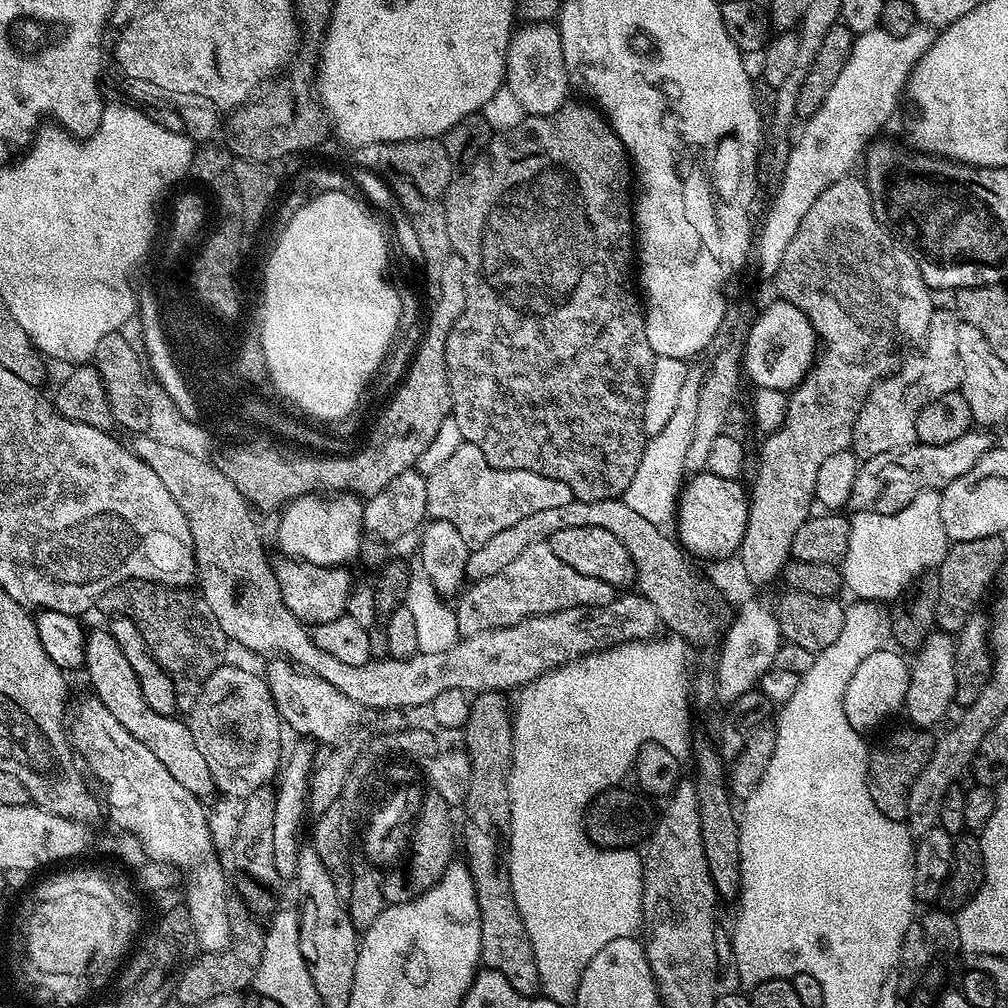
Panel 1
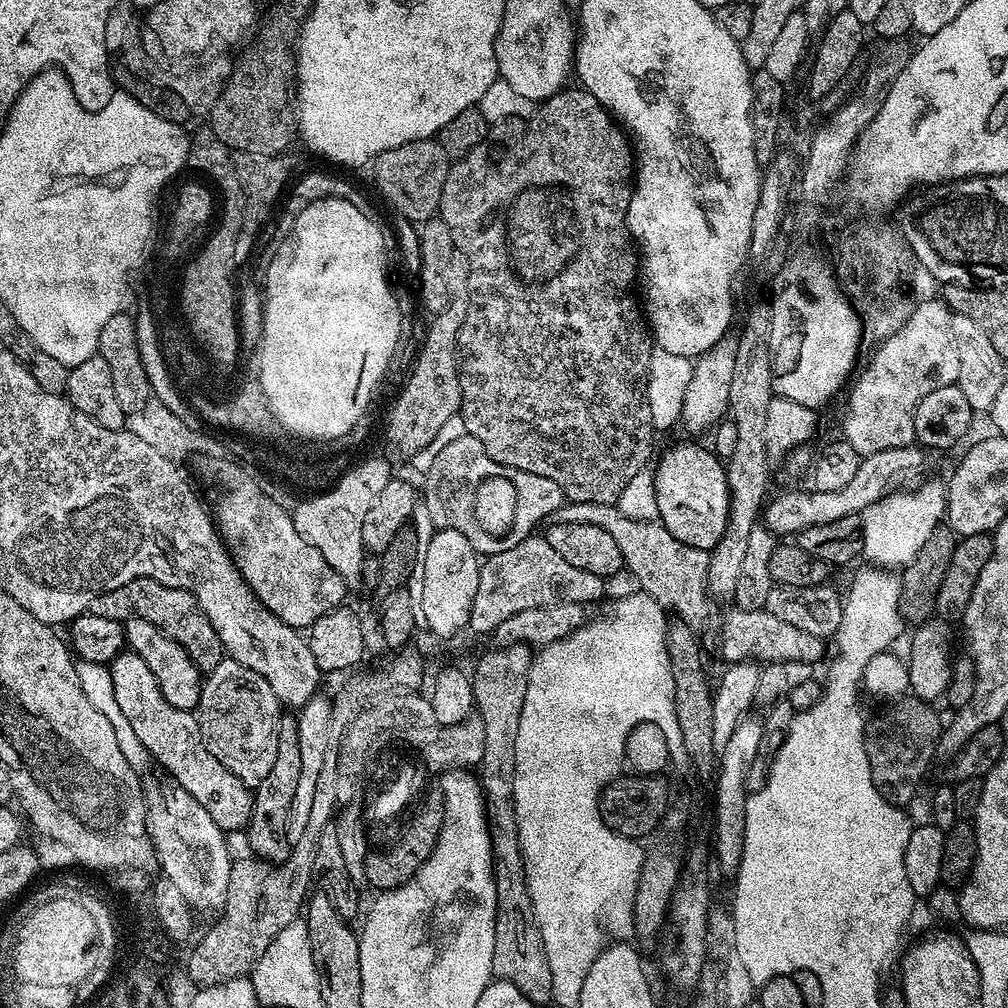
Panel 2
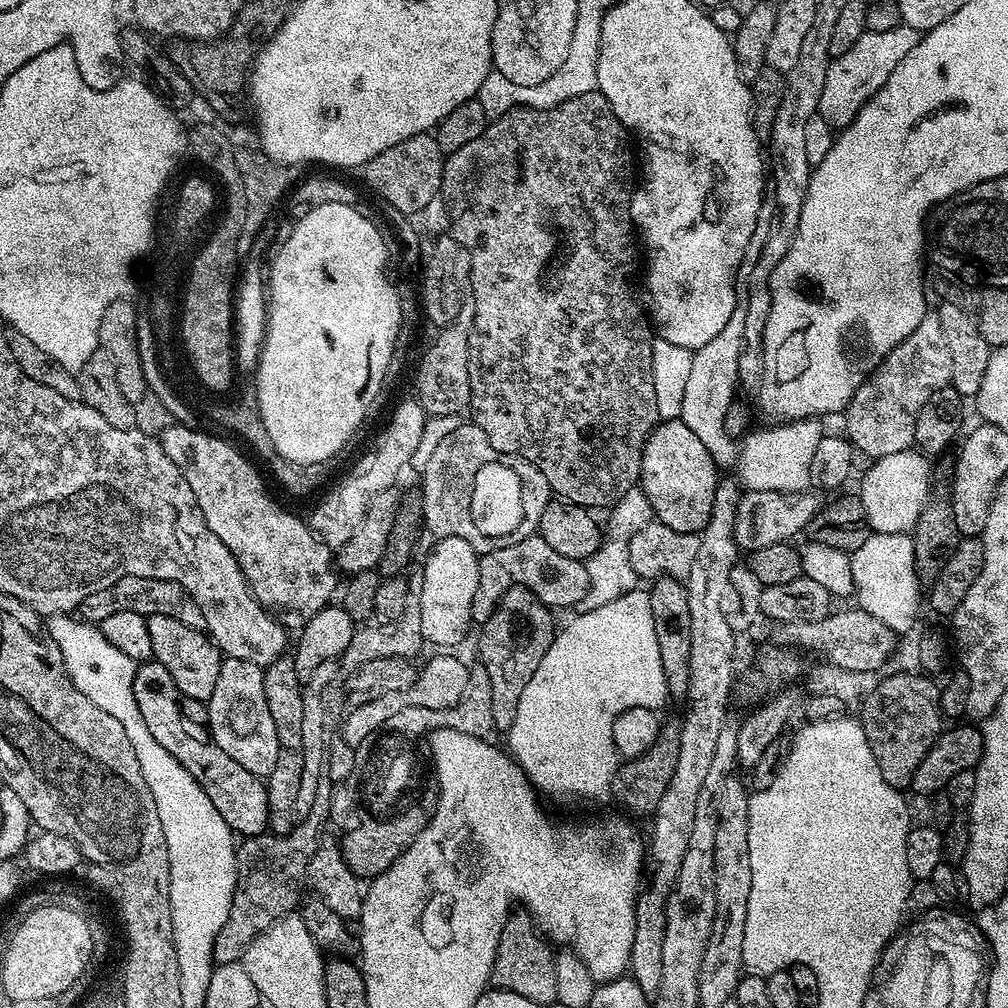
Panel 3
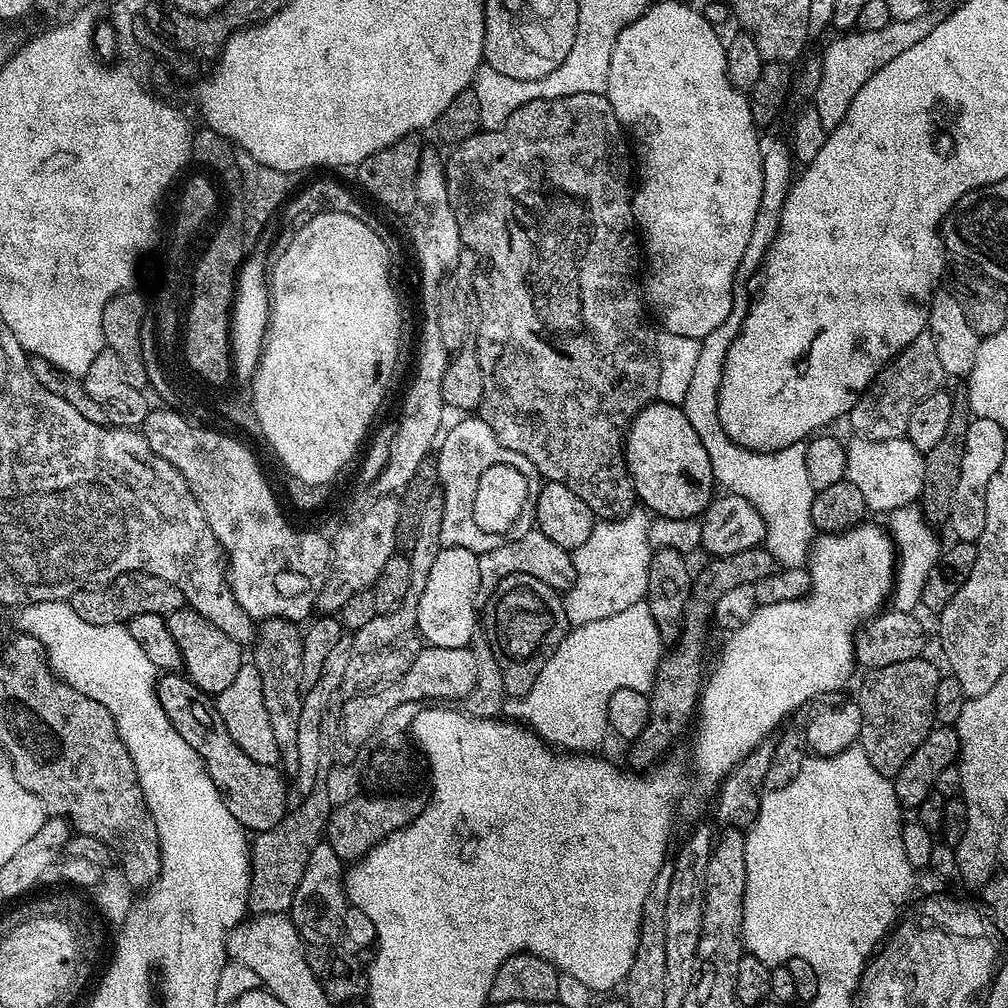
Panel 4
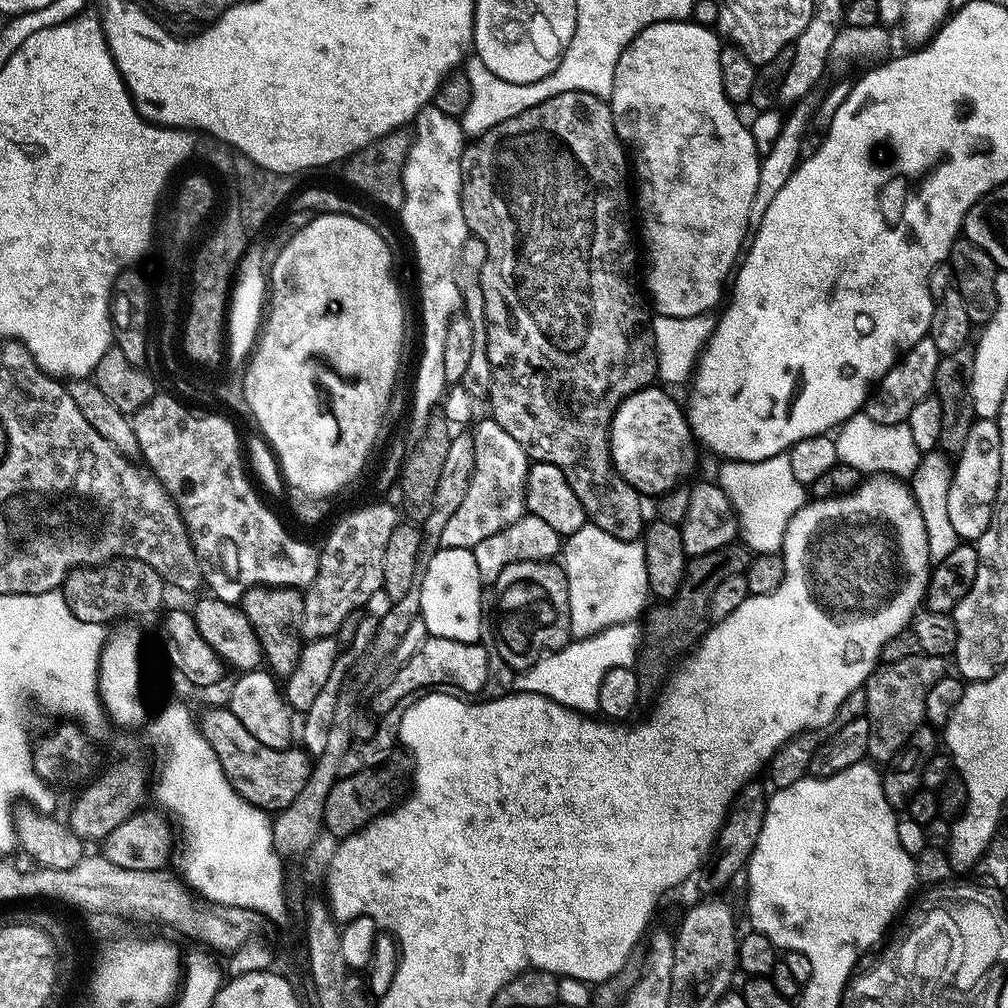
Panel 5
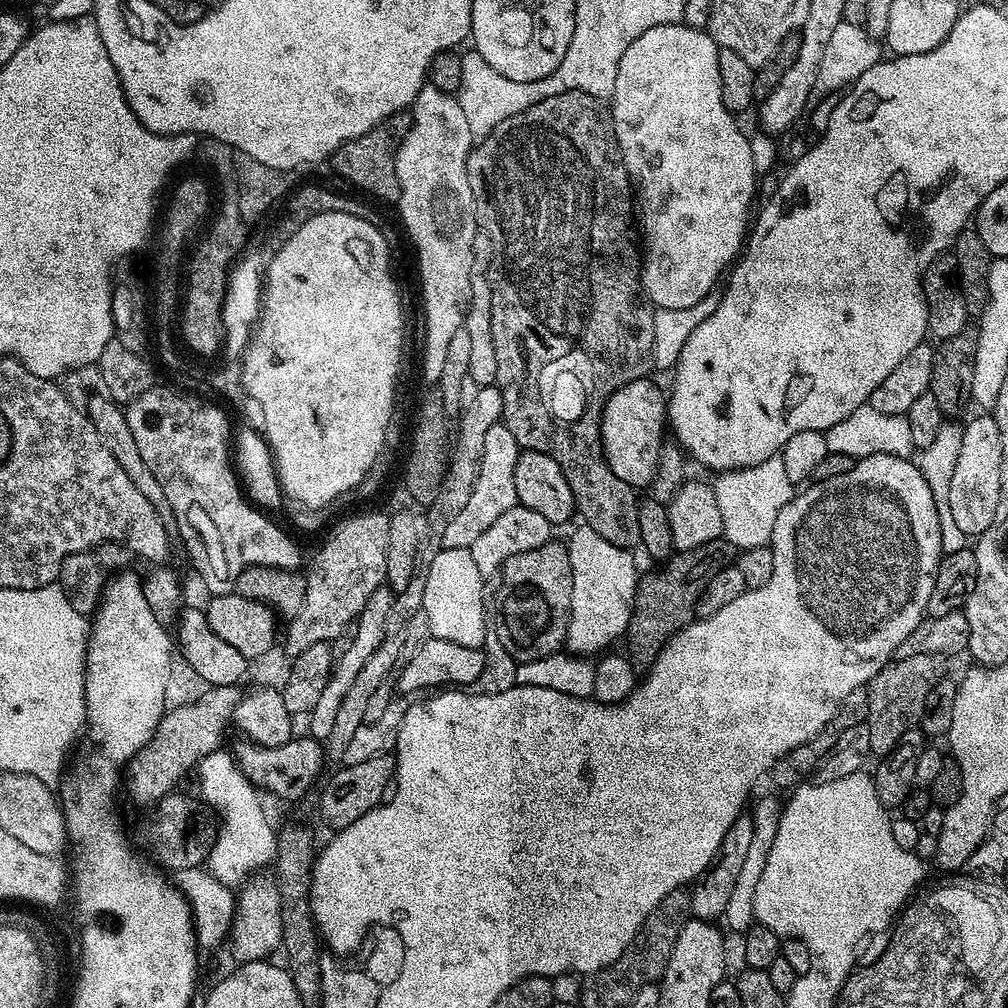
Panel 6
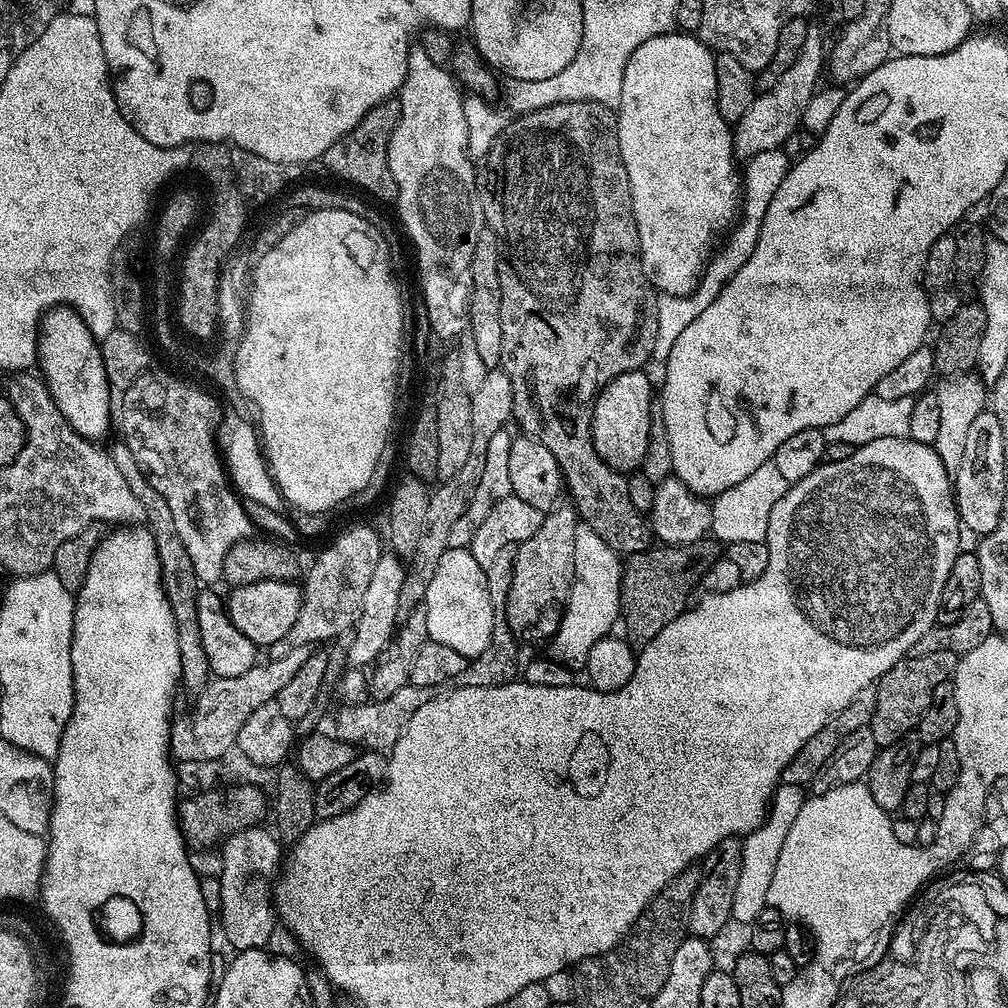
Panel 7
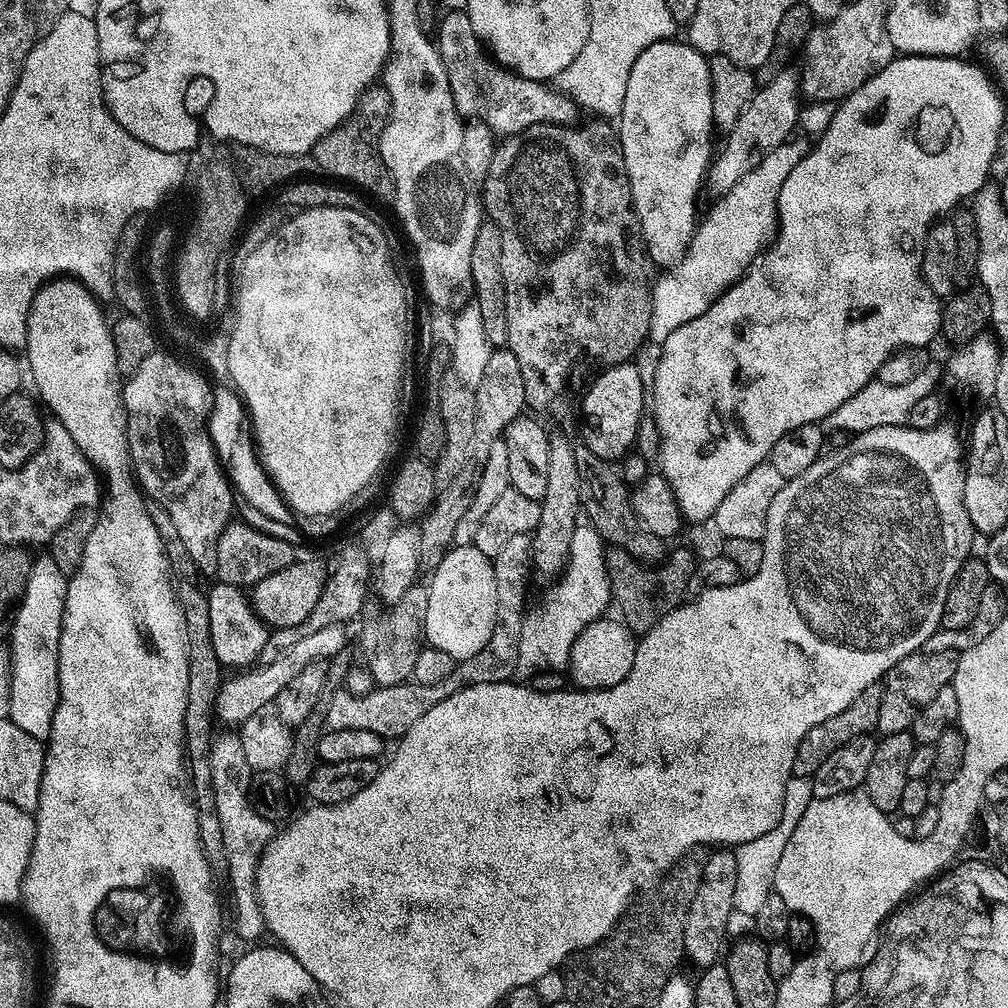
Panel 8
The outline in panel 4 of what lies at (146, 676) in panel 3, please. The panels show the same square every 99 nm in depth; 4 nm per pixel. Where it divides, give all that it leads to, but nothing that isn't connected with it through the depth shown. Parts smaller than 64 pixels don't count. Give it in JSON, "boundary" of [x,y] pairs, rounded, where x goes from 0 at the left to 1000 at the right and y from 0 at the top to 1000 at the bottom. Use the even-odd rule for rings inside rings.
{"boundary":[[[171,665],[156,674],[155,697],[163,705],[164,712],[170,716],[174,726],[196,747],[228,808],[232,808],[234,814],[243,823],[250,827],[263,825],[281,812],[288,802],[288,778],[282,775],[283,767],[277,761],[252,756],[248,748],[238,743],[232,732],[228,732],[207,688],[194,683],[178,666]]]}

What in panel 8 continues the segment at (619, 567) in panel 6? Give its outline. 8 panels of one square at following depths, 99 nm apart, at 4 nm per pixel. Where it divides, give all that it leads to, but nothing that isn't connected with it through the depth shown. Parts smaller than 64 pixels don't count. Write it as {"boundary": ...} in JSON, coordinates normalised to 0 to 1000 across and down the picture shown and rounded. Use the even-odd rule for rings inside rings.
{"boundary":[[[582,518],[572,519],[569,534],[565,534],[563,555],[554,571],[556,576],[529,603],[527,600],[520,612],[518,637],[516,638],[516,663],[519,666],[524,666],[524,669],[531,667],[560,667],[564,662],[567,654],[567,642],[573,633],[573,629],[577,629],[577,625],[581,625],[581,621],[585,621],[602,608],[599,606],[602,605],[603,599],[605,603],[607,582],[603,576],[603,566],[599,561],[600,543],[599,537],[588,526],[586,520]]]}

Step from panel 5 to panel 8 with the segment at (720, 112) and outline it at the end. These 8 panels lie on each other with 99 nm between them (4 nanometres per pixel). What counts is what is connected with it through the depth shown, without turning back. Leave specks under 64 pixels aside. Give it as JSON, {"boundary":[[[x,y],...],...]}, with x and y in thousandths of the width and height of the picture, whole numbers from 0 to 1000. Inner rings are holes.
{"boundary":[[[671,38],[654,40],[652,44],[647,44],[639,53],[632,58],[629,65],[625,69],[625,77],[621,81],[621,97],[613,116],[613,134],[615,137],[615,148],[621,161],[621,169],[625,177],[627,186],[627,203],[631,206],[631,211],[635,217],[635,231],[639,234],[639,244],[641,254],[648,263],[656,262],[656,267],[662,268],[672,262],[683,249],[683,241],[687,238],[687,233],[690,230],[692,221],[692,210],[690,214],[690,193],[696,190],[696,184],[700,179],[702,164],[708,155],[706,147],[706,131],[708,132],[708,120],[706,117],[706,74],[702,68],[703,61],[697,52],[688,48],[682,42],[674,44]]]}

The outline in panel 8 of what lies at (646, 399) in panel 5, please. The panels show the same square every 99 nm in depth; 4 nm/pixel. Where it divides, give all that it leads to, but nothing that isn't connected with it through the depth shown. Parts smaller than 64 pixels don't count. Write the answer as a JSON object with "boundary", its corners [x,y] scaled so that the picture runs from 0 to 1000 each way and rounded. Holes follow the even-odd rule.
{"boundary":[[[627,359],[609,361],[588,379],[579,393],[578,443],[604,458],[614,457],[628,447],[637,411],[638,383]]]}

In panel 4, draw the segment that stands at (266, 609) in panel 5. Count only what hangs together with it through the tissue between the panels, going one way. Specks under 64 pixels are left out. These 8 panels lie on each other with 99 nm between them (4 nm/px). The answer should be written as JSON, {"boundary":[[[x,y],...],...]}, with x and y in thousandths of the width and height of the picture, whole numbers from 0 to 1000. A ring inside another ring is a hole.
{"boundary":[[[271,613],[257,616],[252,632],[254,648],[248,651],[260,672],[260,696],[264,696],[264,708],[268,708],[268,721],[276,736],[278,758],[281,765],[293,768],[296,764],[296,712],[300,708],[300,645],[302,627],[297,618]]]}

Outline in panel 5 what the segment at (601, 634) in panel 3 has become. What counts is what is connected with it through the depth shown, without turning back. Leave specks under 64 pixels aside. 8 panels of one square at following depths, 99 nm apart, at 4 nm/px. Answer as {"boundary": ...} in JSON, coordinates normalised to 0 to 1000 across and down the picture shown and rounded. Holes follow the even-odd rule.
{"boundary":[[[634,618],[609,619],[588,631],[568,634],[560,643],[530,657],[530,661],[513,666],[508,673],[508,687],[541,690],[574,708],[594,707],[593,685],[597,681],[597,673],[610,663],[627,663],[632,658],[636,642],[637,623]]]}

